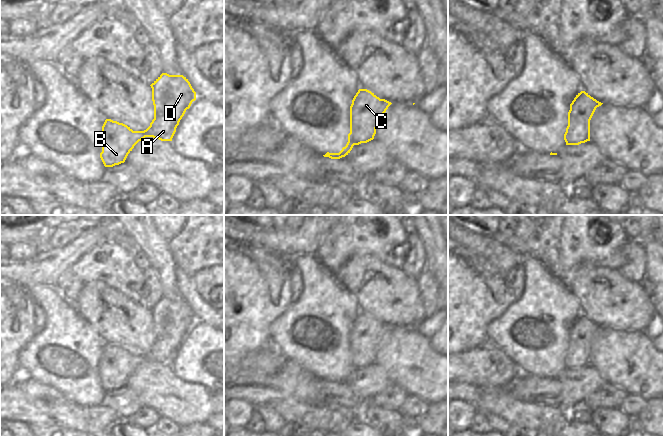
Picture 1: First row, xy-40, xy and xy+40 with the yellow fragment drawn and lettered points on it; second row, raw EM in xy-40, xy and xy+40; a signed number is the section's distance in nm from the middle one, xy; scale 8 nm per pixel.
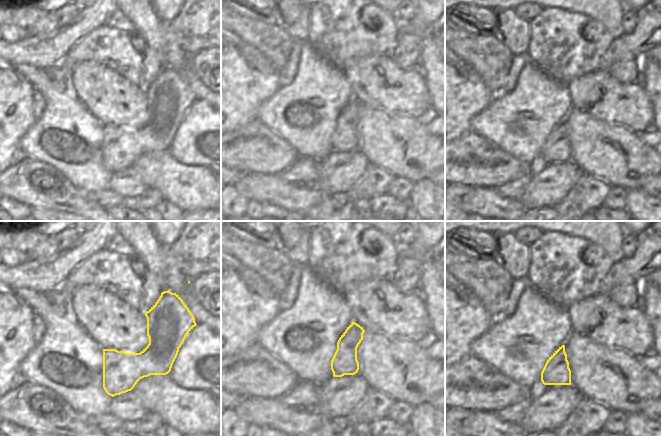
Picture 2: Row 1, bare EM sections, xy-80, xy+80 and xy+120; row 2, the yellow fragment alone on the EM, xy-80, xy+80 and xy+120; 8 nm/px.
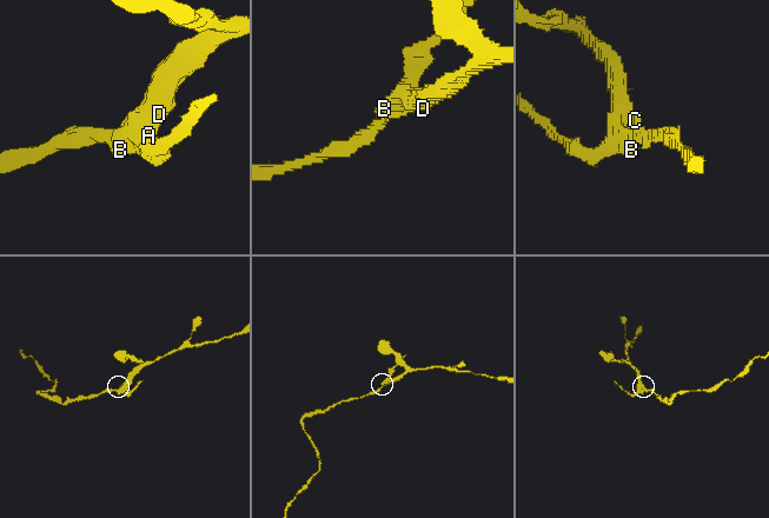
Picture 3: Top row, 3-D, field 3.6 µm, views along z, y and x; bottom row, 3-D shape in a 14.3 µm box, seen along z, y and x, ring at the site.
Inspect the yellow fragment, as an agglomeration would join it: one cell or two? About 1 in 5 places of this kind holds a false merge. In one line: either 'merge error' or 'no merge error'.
no merge error

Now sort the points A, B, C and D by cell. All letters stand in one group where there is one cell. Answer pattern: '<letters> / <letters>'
A B C D

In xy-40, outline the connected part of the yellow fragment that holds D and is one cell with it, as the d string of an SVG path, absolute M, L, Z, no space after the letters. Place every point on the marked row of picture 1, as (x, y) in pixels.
M162 73L151 85L154 119L144 131L133 131L123 123L106 119L100 134L100 158L105 167L124 163L134 146L145 137L172 141L187 109L196 100L196 92L183 75Z

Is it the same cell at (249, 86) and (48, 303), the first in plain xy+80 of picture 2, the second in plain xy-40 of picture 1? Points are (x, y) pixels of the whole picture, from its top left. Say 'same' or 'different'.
different

